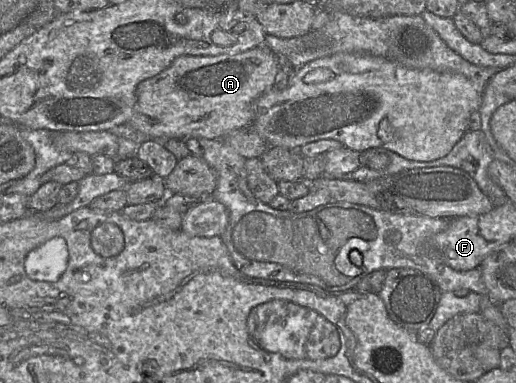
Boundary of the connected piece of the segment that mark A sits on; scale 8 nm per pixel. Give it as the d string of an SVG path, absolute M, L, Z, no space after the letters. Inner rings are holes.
M264 45L238 54L179 56L167 69L138 84L133 113L125 124L153 140L220 139L231 131L252 124L257 99L274 86L283 64L282 59Z

